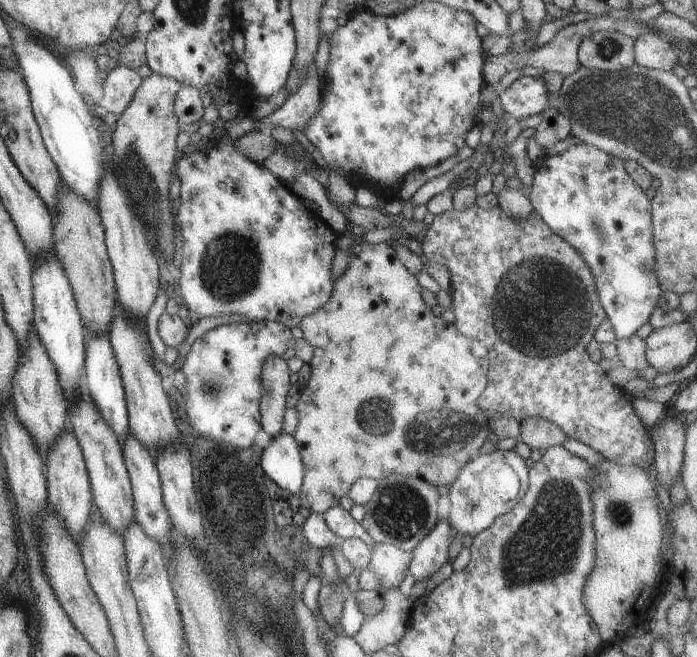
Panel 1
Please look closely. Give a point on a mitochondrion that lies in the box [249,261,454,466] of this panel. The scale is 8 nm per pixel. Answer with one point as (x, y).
(372, 421)

